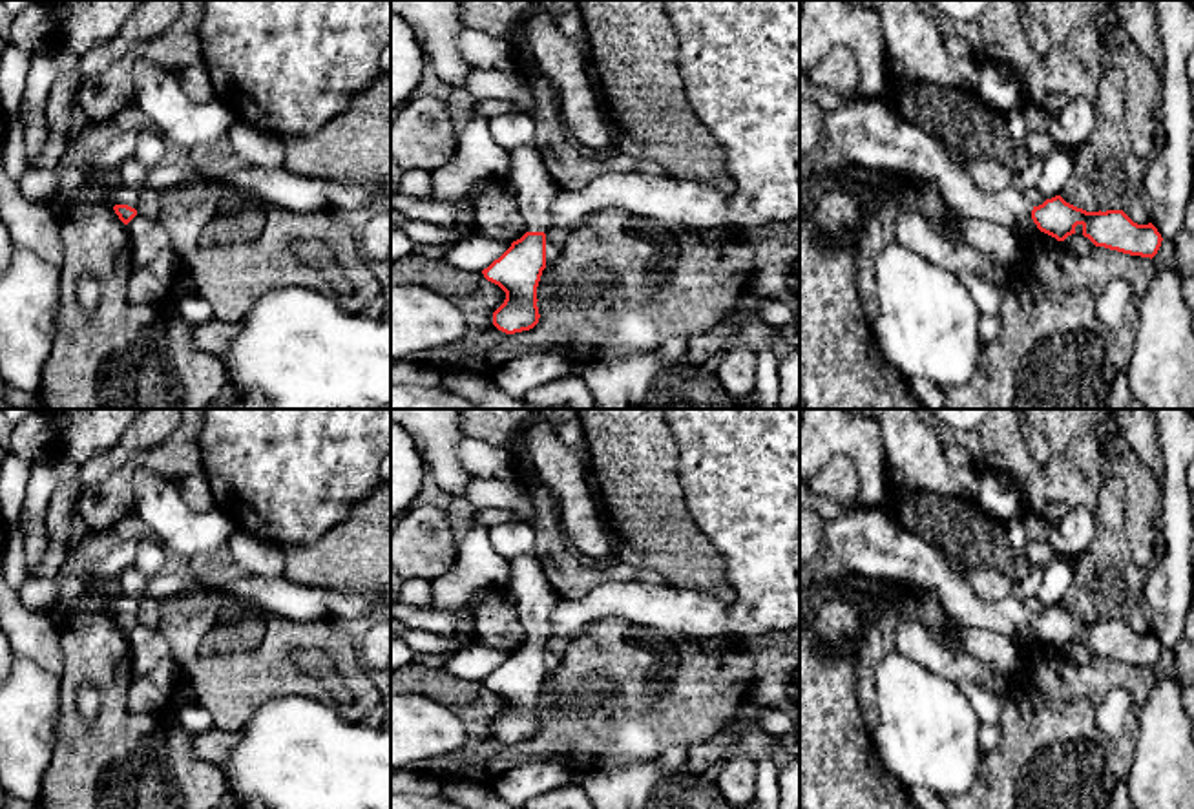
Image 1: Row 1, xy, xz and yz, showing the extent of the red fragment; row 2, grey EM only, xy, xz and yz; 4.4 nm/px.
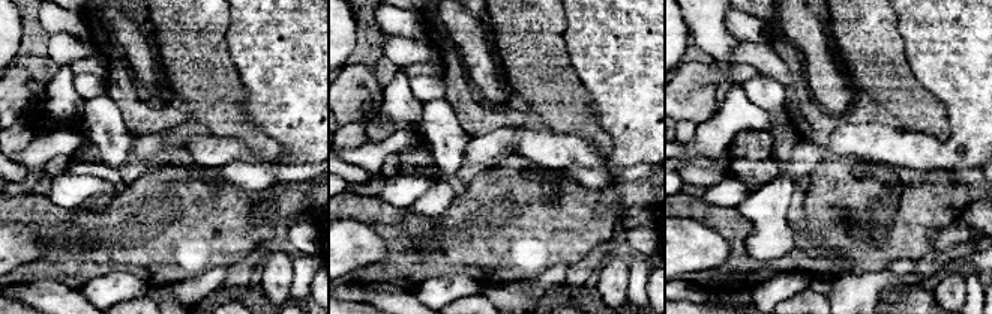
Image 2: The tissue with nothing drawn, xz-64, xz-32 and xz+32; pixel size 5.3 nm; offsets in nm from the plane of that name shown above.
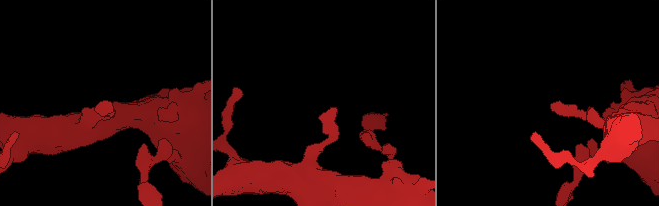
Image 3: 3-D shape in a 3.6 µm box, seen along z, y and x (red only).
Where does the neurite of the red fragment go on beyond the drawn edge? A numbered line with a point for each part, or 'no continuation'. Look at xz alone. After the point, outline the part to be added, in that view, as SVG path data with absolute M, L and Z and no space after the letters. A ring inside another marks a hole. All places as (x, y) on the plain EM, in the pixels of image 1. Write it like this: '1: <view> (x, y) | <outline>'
1: xz (535, 598) | M520 555L509 561L511 575L504 586L517 601L517 614L528 641L546 641L550 614L560 595L550 584L535 555Z

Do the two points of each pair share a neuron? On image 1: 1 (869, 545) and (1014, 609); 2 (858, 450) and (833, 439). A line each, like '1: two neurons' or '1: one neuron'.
1: one neuron
2: one neuron

